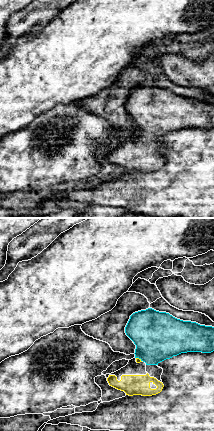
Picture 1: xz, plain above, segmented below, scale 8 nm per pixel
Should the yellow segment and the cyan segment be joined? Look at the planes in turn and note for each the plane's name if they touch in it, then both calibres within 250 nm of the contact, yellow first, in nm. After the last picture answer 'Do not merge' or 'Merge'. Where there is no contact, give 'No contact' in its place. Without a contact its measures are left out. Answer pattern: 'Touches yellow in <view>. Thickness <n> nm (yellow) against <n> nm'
Touches yellow in xz. Thickness 40 nm (yellow) against 380 nm

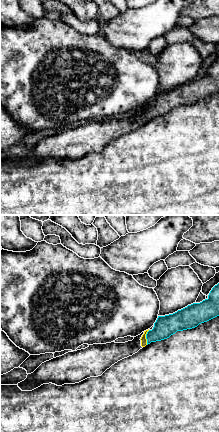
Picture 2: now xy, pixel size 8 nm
Touches yellow in xy. Thickness 50 nm (yellow) against 170 nm

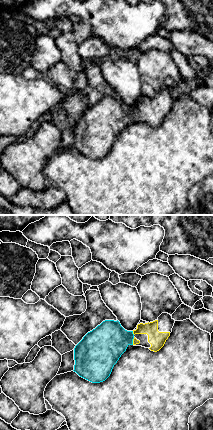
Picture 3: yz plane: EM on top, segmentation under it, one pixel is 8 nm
Touches yellow in yz. Thickness 130 nm (yellow) against 320 nm

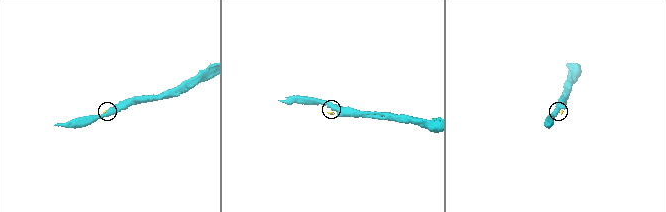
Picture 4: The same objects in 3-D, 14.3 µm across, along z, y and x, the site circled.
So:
Merge

